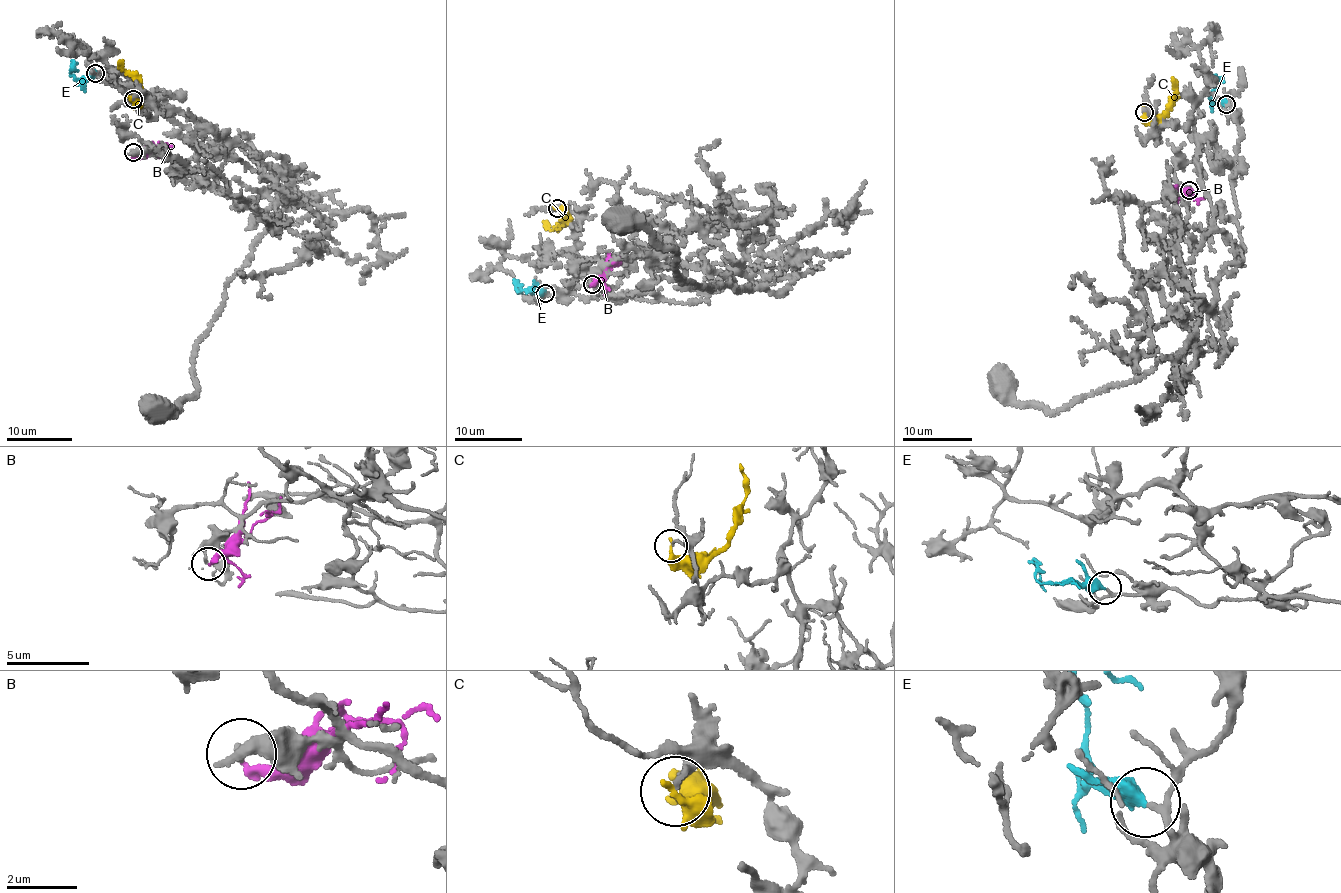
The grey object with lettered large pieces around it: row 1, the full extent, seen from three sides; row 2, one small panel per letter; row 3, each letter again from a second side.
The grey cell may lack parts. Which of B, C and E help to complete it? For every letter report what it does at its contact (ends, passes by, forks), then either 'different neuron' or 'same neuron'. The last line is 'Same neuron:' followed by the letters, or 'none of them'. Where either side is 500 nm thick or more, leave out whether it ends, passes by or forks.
B: it ends | different neuron
C: it ends | different neuron
E: it ends | same neuron
Same neuron: E

